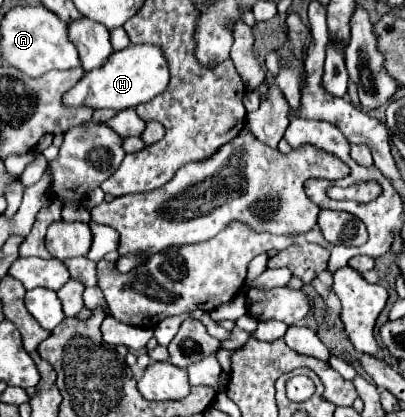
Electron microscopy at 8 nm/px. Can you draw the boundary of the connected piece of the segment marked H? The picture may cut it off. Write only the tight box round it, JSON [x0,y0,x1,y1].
[63,44,169,112]

